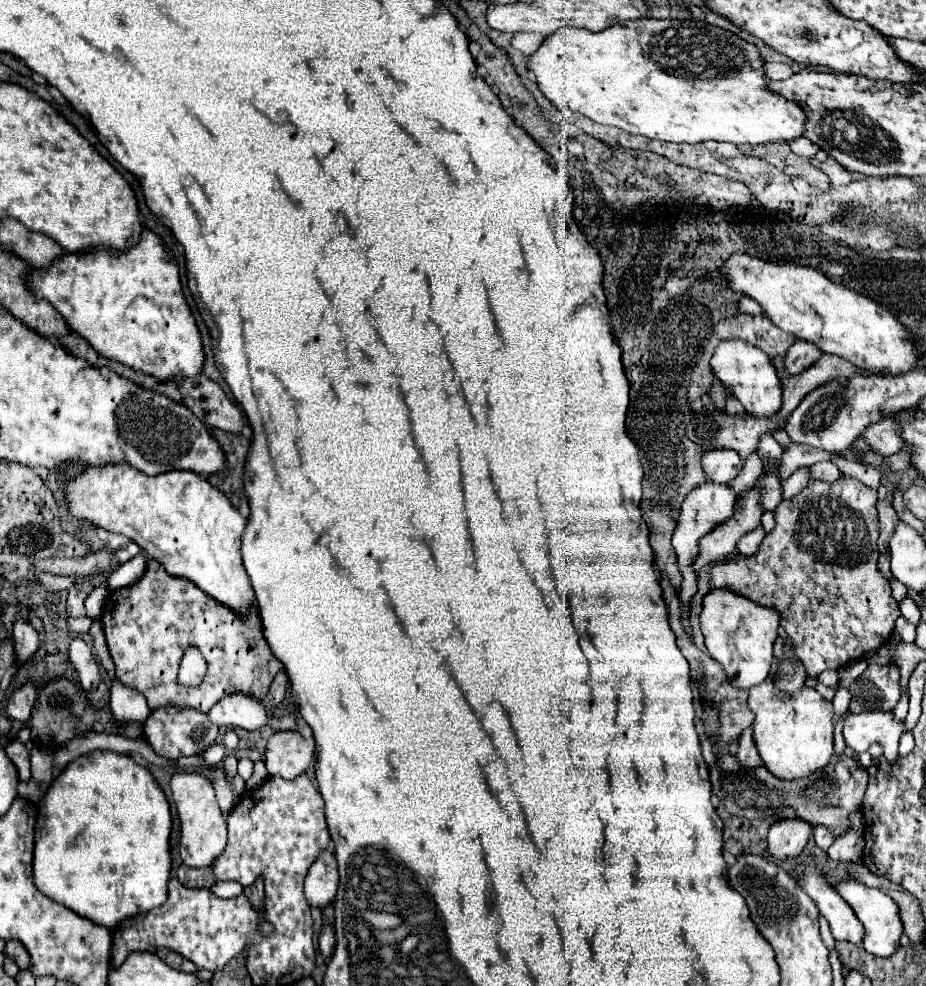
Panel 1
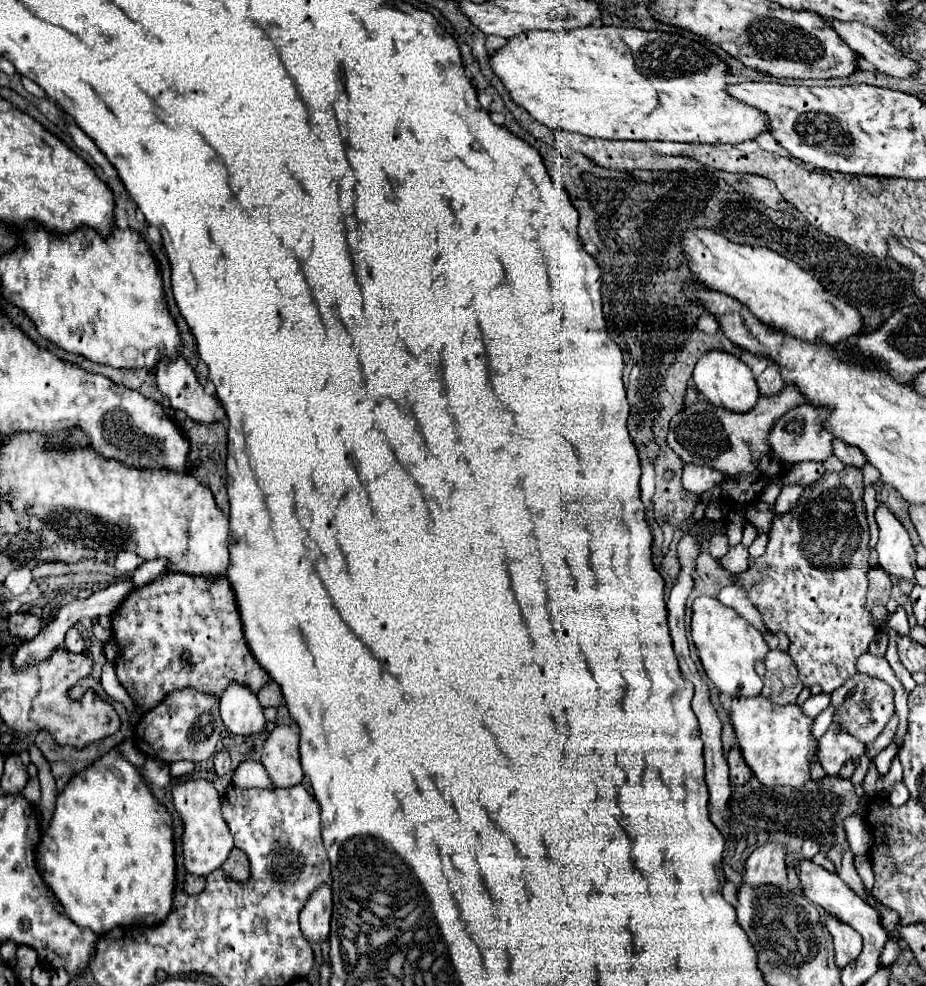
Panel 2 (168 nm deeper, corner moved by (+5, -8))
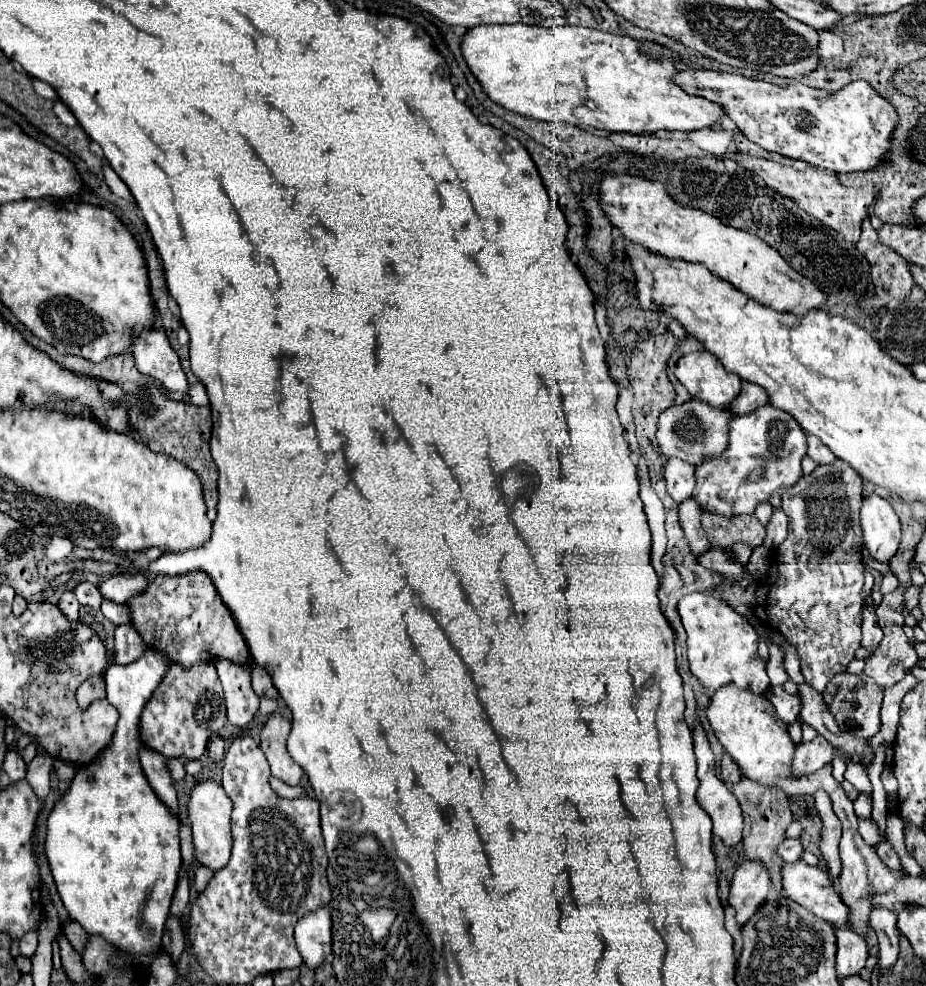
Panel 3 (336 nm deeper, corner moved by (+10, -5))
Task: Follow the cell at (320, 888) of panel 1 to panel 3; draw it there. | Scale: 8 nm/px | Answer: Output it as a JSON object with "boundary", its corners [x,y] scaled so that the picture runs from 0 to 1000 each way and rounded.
{"boundary":[[[346,920],[326,930],[317,942],[320,958],[333,983],[343,983],[359,969],[356,922]]]}

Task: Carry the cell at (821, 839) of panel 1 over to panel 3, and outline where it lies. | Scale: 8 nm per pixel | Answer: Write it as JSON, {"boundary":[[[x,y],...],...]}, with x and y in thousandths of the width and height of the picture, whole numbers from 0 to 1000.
{"boundary":[[[847,851],[844,857],[840,857],[840,861],[838,861],[838,867],[849,875],[851,873],[862,873],[864,865],[866,865],[864,851]]]}

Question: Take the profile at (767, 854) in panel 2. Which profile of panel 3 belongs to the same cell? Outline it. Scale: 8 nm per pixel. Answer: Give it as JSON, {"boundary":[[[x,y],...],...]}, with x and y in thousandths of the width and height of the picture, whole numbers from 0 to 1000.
{"boundary":[[[806,873],[795,881],[786,916],[795,924],[797,940],[803,940],[806,934],[810,934],[810,930],[823,920],[832,902],[832,889],[821,873]]]}

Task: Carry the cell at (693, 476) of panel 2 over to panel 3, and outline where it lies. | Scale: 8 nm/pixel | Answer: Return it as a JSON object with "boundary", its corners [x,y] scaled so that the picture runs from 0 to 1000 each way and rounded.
{"boundary":[[[721,466],[717,472],[717,486],[721,500],[730,510],[737,510],[747,504],[747,496],[752,492],[749,472],[732,466]]]}

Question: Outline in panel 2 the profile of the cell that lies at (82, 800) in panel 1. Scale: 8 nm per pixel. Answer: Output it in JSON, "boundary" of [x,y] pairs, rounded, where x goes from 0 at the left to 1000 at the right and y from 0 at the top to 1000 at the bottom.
{"boundary":[[[124,761],[81,785],[62,807],[59,824],[40,860],[40,882],[77,935],[111,947],[126,937],[172,937],[185,923],[189,899],[187,840],[180,819],[163,805],[150,781]]]}

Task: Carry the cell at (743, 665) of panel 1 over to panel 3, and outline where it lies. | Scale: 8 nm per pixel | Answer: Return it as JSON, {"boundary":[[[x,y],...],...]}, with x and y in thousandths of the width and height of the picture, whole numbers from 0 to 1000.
{"boundary":[[[745,601],[737,605],[732,610],[732,622],[743,644],[745,681],[762,701],[773,701],[788,693],[812,703],[827,701],[832,691],[827,670],[819,664],[819,642],[801,624],[767,601]]]}

